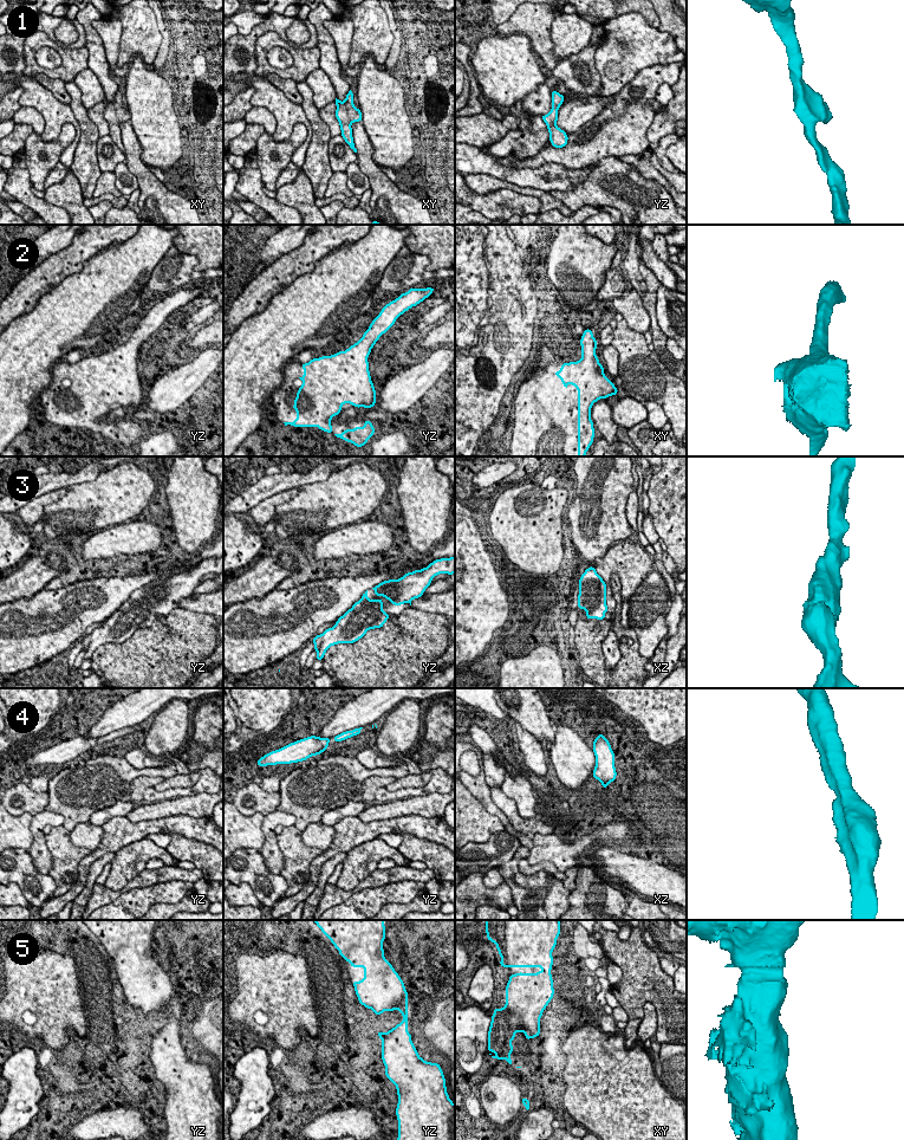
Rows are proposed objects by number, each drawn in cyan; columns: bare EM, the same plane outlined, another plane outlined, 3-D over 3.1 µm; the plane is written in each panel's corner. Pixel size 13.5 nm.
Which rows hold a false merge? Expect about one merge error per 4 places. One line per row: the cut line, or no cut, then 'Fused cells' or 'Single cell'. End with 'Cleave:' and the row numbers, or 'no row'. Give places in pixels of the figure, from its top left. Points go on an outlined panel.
1: No split. Single cell
2: No split. Single cell
3: No split. Single cell
4: No split. Single cell
5: No split. Single cell
Cleave: no row

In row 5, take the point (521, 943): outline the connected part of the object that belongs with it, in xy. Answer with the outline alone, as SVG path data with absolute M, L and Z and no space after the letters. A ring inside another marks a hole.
M486 920L487 939L496 945L502 967L541 967L536 973L512 973L506 985L506 1005L501 1009L494 1008L490 1016L492 1022L488 1031L487 1050L495 1052L496 1060L506 1060L513 1065L510 1054L512 1041L515 1034L522 1031L526 1039L540 1035L540 1018L544 1010L554 996L553 979L551 974L553 957L552 951L557 946L560 934L560 920Z

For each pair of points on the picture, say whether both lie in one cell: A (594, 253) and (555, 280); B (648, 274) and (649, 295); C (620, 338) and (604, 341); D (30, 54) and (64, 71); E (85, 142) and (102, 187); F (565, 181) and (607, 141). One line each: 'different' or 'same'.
A: same
B: same
C: different
D: same
E: different
F: different

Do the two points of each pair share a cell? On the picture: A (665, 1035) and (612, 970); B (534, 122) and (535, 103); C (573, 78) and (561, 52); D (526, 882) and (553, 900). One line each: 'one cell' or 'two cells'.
A: two cells
B: two cells
C: two cells
D: one cell

